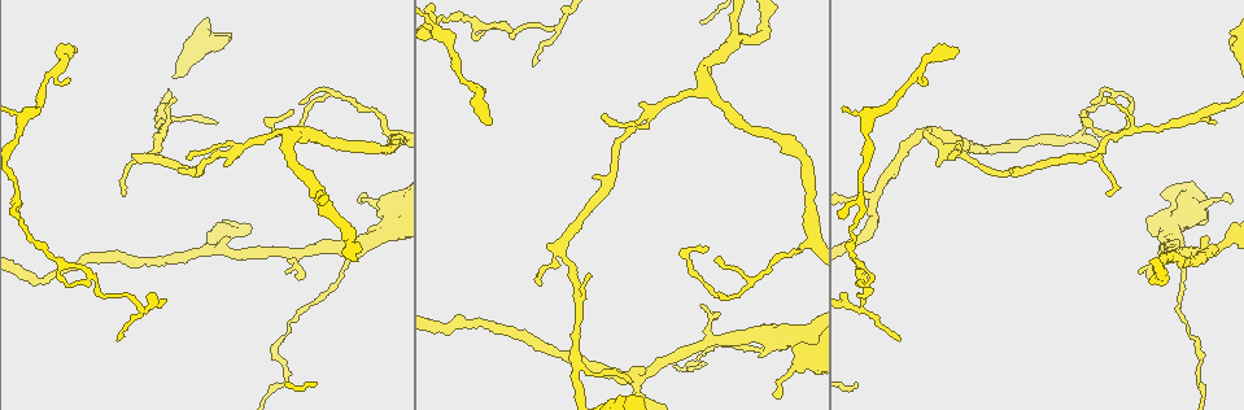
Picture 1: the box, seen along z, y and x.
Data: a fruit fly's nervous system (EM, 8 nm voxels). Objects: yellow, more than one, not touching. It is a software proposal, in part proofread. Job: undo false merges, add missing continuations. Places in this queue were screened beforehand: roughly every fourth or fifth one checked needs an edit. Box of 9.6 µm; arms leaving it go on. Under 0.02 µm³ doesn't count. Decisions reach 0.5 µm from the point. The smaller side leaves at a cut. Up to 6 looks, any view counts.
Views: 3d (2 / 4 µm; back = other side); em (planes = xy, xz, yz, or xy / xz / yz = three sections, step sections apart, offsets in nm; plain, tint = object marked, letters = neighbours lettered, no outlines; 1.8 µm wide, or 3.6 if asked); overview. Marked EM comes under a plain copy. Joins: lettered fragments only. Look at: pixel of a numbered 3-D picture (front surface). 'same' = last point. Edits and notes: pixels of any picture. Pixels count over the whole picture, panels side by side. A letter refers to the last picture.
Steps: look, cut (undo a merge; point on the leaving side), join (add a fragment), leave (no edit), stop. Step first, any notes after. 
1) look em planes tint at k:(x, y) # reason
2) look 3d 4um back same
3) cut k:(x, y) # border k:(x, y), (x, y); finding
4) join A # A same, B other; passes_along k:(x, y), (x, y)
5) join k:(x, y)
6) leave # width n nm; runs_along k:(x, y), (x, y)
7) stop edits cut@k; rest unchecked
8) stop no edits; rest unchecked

look 3d 4um at 1:(702, 306) # branch stops here

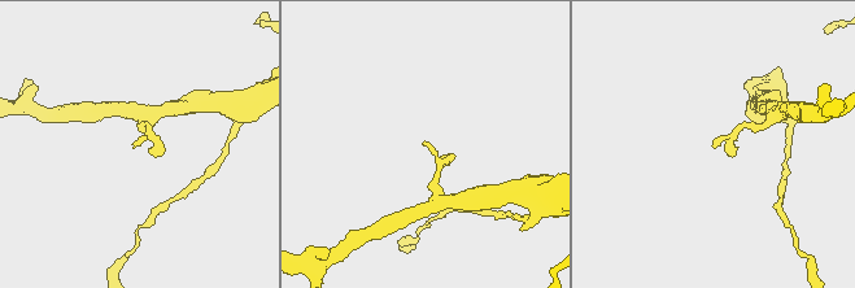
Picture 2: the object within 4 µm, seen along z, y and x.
look em xy step 4 letters at 2:(713, 141) # now the EM

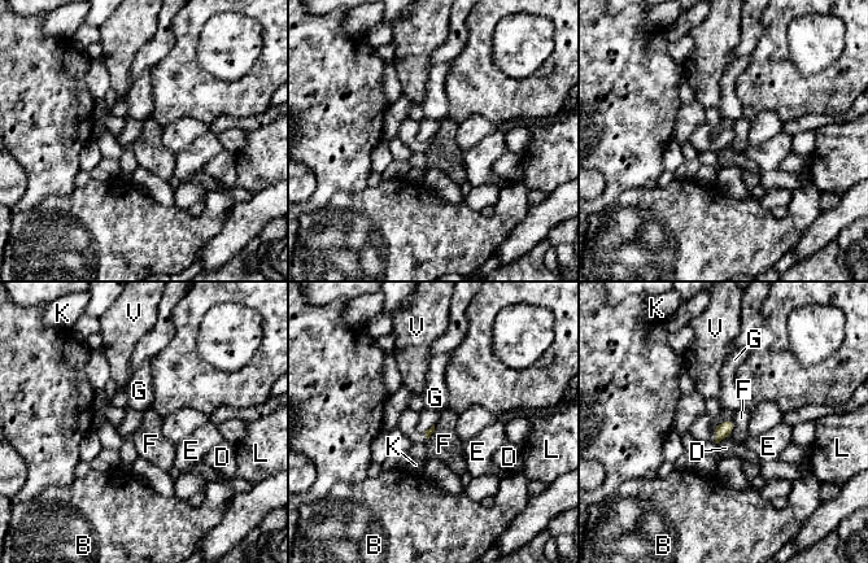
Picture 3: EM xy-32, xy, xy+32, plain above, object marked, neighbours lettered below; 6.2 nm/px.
look em planes letters same # cut it another way

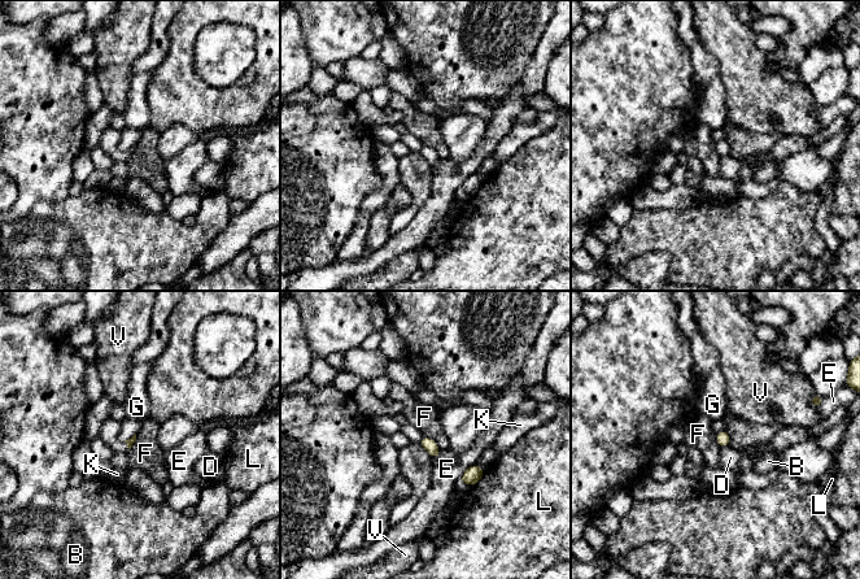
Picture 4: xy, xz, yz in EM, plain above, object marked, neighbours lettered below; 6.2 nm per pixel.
leave # B other, D other, E other, F other, G other, K other, L other, V other; border 4:(424, 435), (431, 438), (441, 449); no lettered fragment goes on from it

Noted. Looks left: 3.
look em planes letters at 1:(947, 157) # an open end

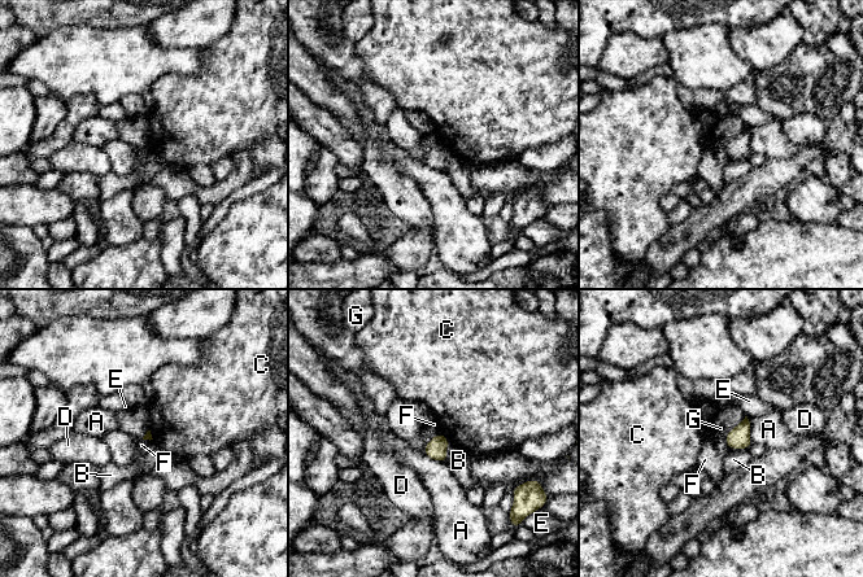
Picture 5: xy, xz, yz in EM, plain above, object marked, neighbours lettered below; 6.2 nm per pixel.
leave # A other, B other, C other, D other, E other, F other, G other; border 5:(745, 416), (724, 437); none of them fits

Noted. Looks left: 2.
look em planes letters at 1:(926, 81) # free end

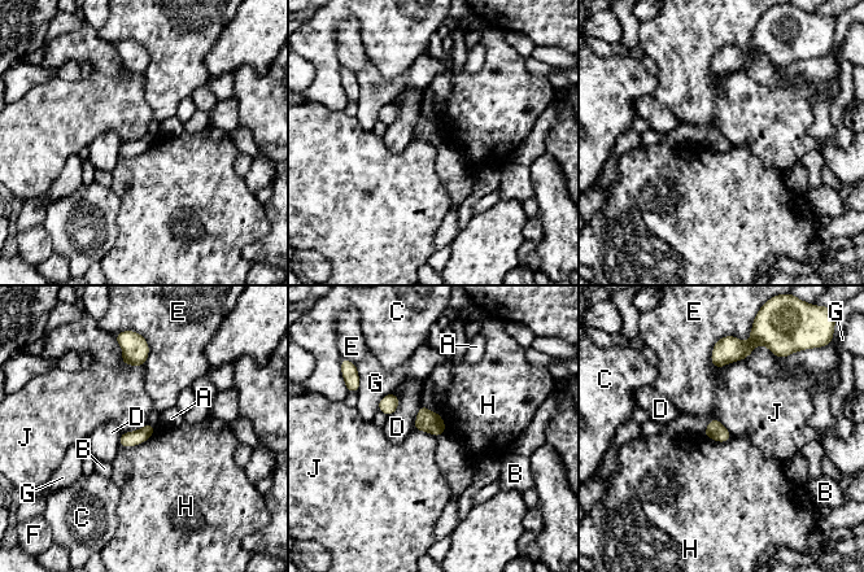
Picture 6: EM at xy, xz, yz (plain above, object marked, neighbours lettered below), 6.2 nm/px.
leave # width 100 nm; A other, B other, C other, D other, E other, F other, G other, H other, J other; no lettered fragment goes on from it

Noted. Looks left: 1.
stop no edits; rest unchecked

